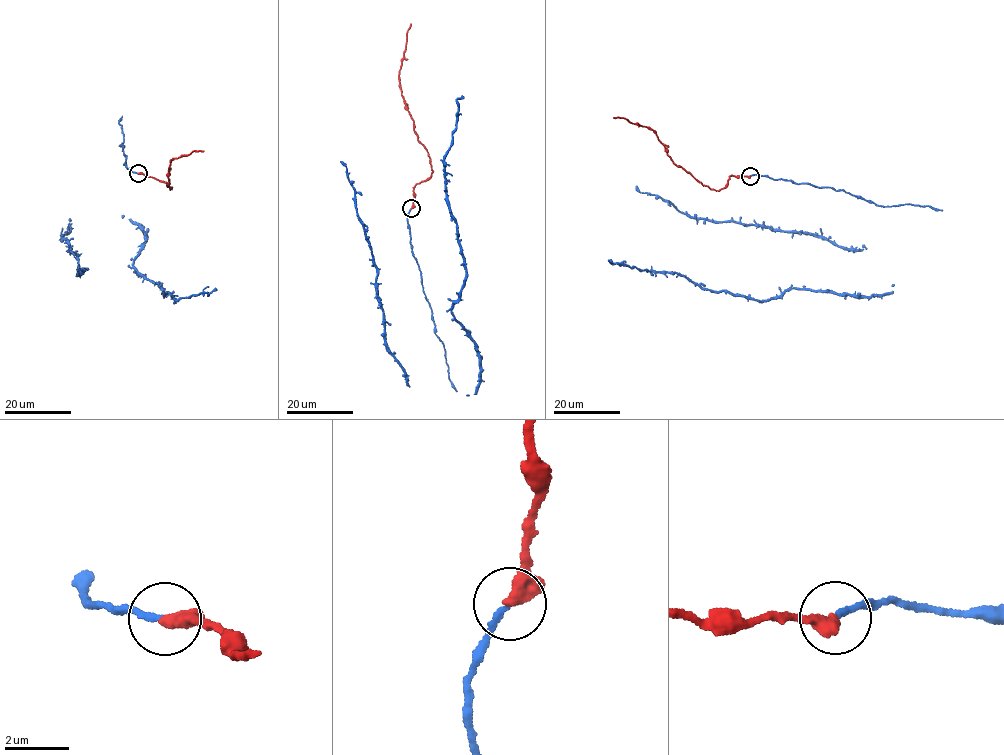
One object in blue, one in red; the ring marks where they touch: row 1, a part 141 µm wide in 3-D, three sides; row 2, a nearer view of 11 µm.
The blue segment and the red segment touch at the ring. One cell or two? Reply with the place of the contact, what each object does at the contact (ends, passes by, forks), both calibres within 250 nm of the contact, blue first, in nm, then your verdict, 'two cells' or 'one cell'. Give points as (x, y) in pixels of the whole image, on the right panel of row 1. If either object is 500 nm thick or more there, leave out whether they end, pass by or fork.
(750, 176) | blue ends | red passes by | 190/320 nm | one cell

